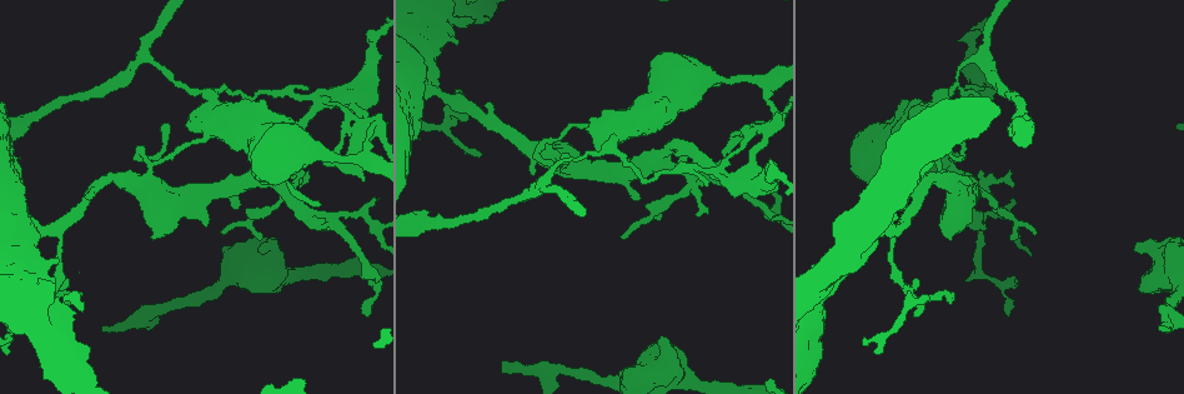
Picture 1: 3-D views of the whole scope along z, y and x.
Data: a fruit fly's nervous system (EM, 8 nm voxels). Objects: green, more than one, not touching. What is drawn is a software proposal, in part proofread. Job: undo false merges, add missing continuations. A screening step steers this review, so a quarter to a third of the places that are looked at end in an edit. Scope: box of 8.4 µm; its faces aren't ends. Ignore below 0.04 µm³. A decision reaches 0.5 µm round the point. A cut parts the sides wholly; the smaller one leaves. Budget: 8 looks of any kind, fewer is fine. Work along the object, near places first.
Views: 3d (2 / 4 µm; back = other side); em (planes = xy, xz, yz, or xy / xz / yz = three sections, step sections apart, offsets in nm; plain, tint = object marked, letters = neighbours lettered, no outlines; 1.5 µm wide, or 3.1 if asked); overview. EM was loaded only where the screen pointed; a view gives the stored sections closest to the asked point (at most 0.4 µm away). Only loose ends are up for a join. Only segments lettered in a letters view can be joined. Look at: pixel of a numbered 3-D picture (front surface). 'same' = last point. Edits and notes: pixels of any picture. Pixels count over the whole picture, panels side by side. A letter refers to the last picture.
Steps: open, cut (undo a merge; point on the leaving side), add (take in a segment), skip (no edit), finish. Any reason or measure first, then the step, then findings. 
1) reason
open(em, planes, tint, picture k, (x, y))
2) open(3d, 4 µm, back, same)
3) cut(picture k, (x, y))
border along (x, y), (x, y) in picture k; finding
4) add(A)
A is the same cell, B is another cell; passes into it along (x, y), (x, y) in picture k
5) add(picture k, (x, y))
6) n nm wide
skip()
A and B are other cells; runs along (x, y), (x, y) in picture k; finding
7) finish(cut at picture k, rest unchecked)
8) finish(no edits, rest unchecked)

sharp bend
open(em, planes, tint, picture 1, (765, 86))

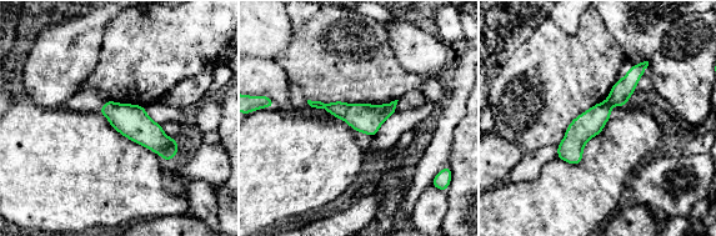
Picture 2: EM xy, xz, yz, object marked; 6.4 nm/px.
open(em, planes, letters, same)

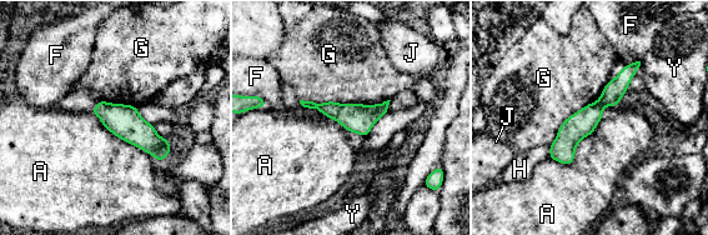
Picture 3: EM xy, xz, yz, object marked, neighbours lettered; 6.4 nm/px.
G touches over 600 nm
cut(picture 3, (581, 124))
A, F, G, H, J and Y are other cells; border along (598, 100), (603, 106) in picture 3; two cells meet here

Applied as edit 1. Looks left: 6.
see it whole again
open(overview)

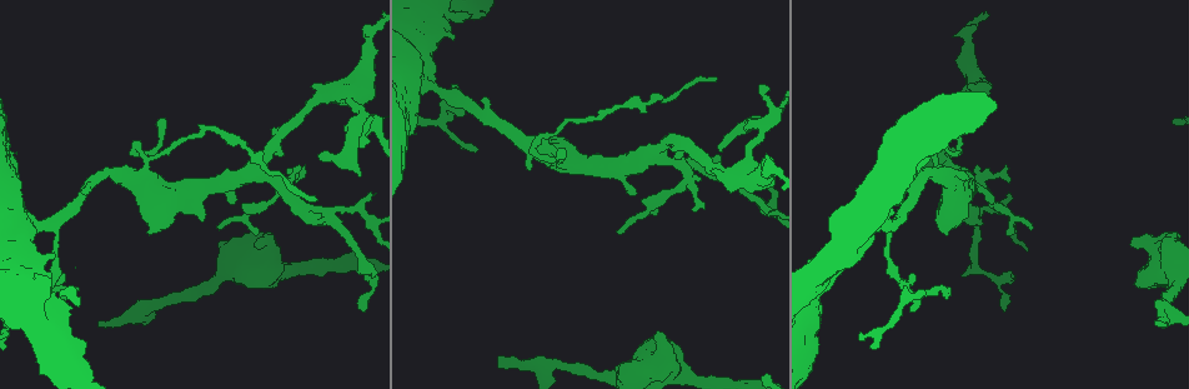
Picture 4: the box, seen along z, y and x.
stops while still wide
open(3d, 2 µm, picture 4, (632, 194))

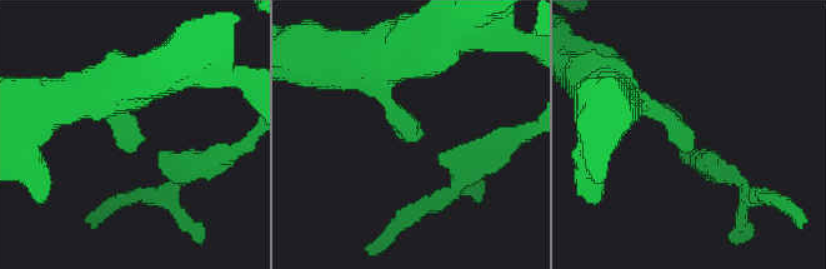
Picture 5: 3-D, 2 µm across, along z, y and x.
open(em, 3.1 µm, xy, step 16, tint, picture 5, (687, 149))

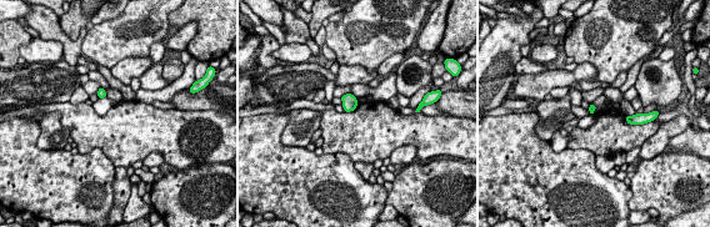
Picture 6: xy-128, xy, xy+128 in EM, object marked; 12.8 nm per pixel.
open(em, 3.1 µm, xy, step 16, letters, same)

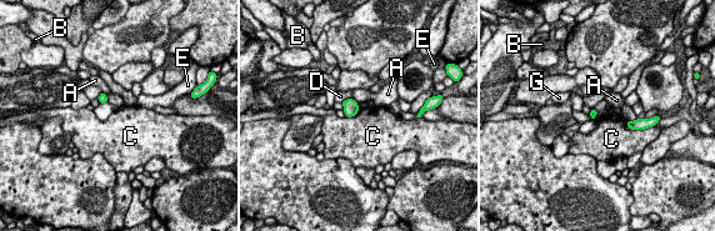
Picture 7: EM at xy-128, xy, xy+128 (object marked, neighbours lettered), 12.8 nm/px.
C touches over 240 nm
skip()
A, B, C, D, E and G are other cells; border along (360, 109), (354, 115), (345, 116) in picture 7; no lettered segment goes on from it

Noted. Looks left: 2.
branch stops here
open(3d, 2 µm, picture 4, (97, 323))

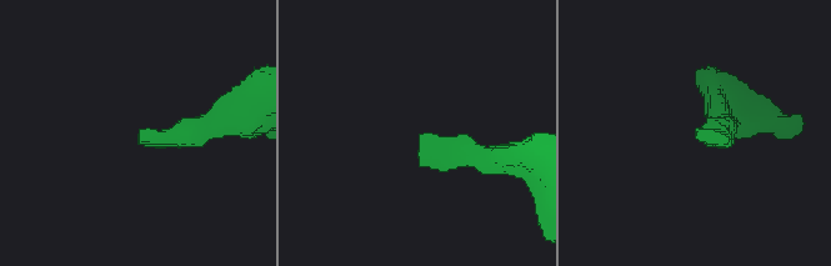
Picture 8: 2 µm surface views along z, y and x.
shape alone is not enough
open(em, planes, letters, picture 8, (697, 135))

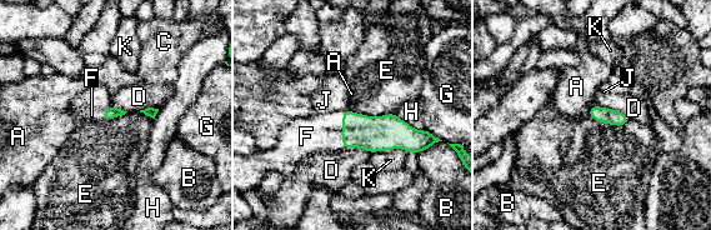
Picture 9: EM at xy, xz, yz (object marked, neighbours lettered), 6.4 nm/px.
E touches over 280 nm
add(F)
F is the same cell, A, B, C, D, E, G, H, J and K are other cells; the cell continues

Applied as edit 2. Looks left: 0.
finish(cut at picture 3, add at picture 9, rest unchecked)

